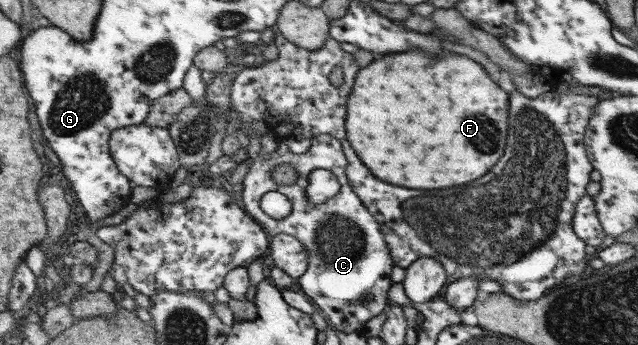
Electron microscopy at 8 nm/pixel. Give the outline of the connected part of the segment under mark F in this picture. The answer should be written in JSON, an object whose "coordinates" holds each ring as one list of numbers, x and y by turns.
{"coordinates":[[417,49,411,53,391,53,375,59,359,73,349,101,349,141,353,149,359,149,359,157,369,165,371,173,383,177,383,181,391,181,391,185,409,189,441,189,449,187,449,181,463,185,487,173,501,157,507,135,507,97,508,93,487,77,483,67,467,56,425,55]]}

